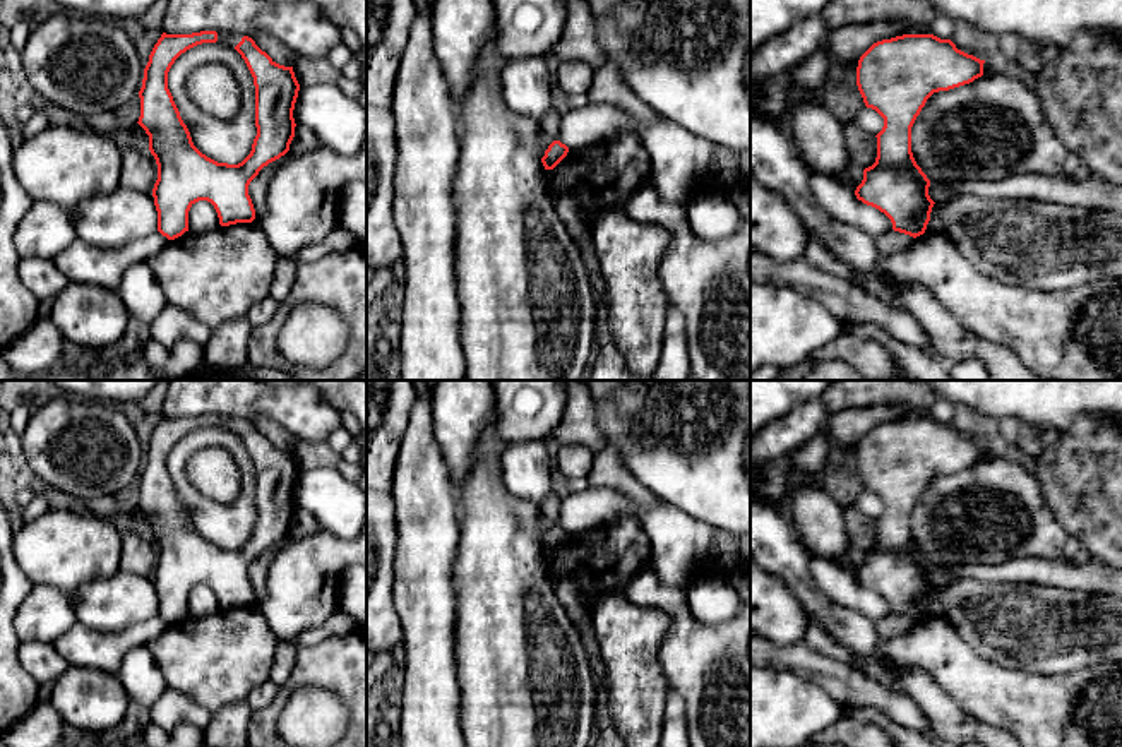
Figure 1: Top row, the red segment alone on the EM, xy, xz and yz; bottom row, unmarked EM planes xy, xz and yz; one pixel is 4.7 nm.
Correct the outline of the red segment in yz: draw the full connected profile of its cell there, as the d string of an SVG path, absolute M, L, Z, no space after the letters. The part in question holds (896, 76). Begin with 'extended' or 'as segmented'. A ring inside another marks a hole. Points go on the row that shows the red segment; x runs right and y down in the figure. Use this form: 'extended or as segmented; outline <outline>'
as segmented; outline M903 34L874 43L858 60L856 86L867 108L884 118L877 137L875 163L863 170L863 180L855 195L867 206L884 212L892 230L913 238L925 233L934 200L928 195L930 180L911 152L911 127L927 99L939 91L949 91L983 75L983 63L956 48L951 39L934 34Z

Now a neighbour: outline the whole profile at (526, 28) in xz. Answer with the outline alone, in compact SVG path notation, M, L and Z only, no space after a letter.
M493 0L497 45L509 62L546 55L562 38L565 0Z

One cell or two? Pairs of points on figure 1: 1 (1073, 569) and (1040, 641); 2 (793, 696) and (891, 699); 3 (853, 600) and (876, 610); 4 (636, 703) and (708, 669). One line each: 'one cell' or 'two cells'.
1: two cells
2: two cells
3: one cell
4: two cells

